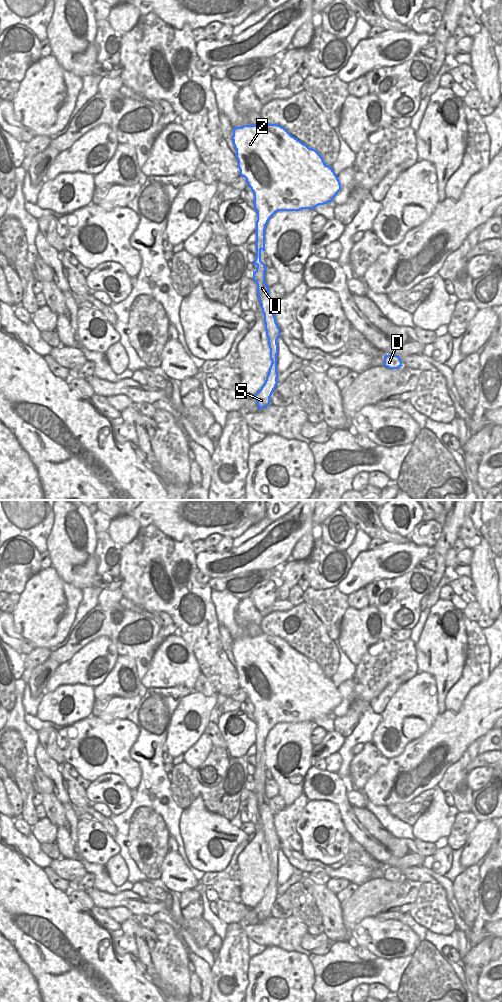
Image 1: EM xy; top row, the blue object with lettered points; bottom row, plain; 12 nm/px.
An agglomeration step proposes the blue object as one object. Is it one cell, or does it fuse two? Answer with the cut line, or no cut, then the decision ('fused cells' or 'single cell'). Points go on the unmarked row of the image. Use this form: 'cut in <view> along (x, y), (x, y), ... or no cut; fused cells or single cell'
cut in xy along (260, 761), (256, 763); fused cells

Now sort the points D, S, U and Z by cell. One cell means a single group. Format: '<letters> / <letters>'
D Z / S U

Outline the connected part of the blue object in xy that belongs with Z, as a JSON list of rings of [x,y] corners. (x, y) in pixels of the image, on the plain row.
[[[261,634],[233,640],[233,657],[240,688],[246,691],[254,705],[256,733],[256,763],[265,763],[265,742],[270,730],[278,723],[315,721],[333,713],[341,695],[322,668],[313,660],[292,648],[284,639]]]

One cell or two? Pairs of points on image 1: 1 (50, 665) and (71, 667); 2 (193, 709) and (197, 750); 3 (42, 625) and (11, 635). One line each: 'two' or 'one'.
1: two
2: two
3: two

